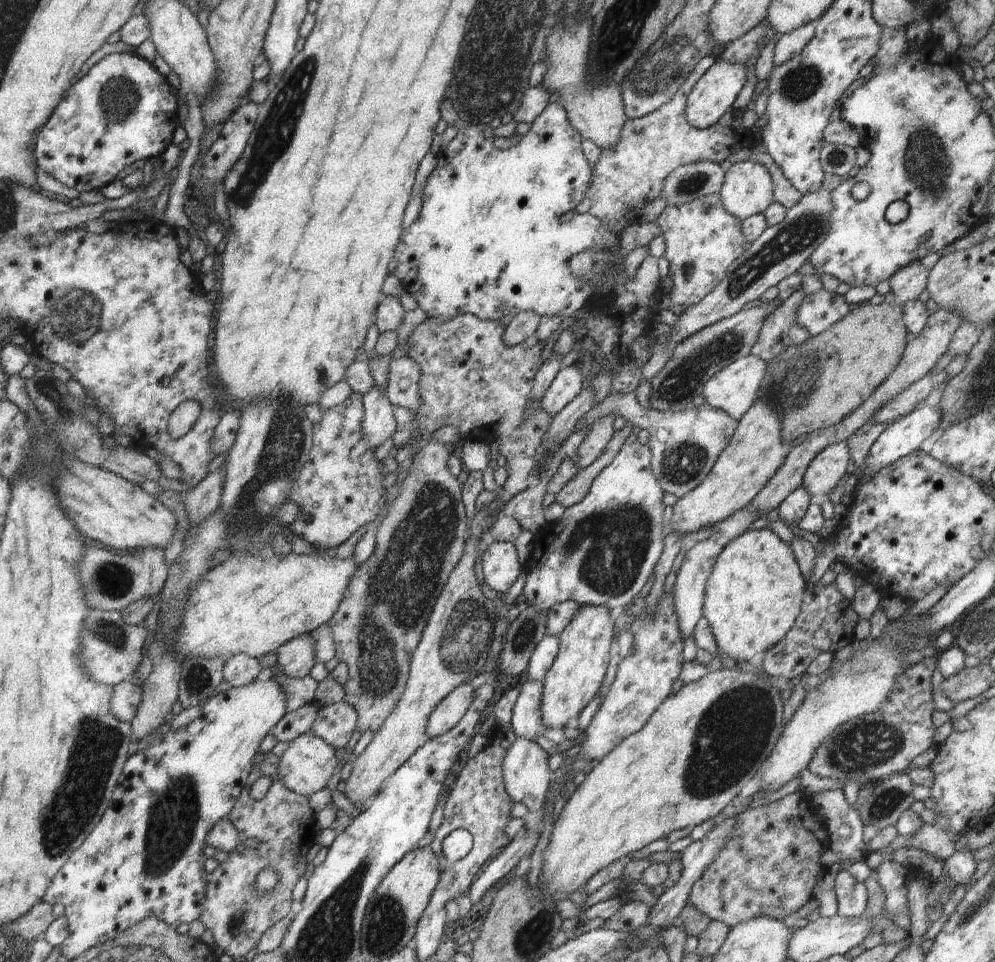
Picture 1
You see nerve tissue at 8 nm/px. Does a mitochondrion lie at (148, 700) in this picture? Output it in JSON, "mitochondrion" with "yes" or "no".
{"mitochondrion":"no"}

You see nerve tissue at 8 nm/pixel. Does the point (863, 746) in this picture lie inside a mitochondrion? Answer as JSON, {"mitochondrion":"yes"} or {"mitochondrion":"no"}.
{"mitochondrion":"yes"}

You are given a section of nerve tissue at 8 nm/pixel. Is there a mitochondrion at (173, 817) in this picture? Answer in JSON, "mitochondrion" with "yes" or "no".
{"mitochondrion":"yes"}

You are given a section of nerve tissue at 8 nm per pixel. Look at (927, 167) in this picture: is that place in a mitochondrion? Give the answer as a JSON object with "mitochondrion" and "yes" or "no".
{"mitochondrion":"yes"}

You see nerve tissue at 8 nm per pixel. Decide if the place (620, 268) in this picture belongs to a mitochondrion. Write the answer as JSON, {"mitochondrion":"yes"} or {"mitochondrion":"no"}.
{"mitochondrion":"no"}

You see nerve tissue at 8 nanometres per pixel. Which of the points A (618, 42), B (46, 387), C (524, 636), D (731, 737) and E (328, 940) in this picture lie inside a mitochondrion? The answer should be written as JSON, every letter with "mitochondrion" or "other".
{"A":"mitochondrion","B":"mitochondrion","C":"mitochondrion","D":"mitochondrion","E":"mitochondrion"}

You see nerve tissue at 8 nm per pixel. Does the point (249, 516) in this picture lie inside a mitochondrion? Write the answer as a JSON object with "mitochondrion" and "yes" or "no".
{"mitochondrion":"yes"}

